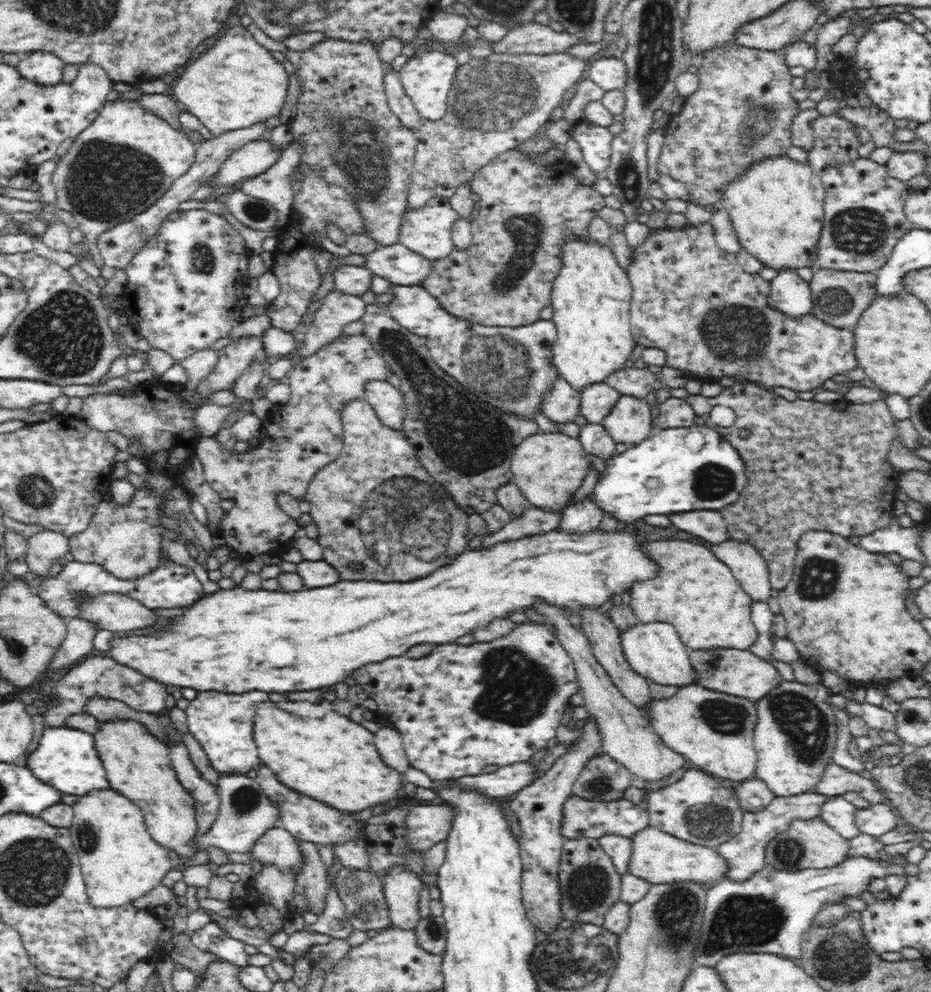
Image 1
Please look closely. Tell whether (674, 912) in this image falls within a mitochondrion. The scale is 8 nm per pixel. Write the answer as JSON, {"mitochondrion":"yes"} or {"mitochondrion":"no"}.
{"mitochondrion":"yes"}

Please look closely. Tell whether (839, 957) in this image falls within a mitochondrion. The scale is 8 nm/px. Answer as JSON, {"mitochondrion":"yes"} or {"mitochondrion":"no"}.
{"mitochondrion":"yes"}

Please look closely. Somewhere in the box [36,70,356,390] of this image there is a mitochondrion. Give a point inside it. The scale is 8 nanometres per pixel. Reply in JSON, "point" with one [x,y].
{"point":[105,181]}

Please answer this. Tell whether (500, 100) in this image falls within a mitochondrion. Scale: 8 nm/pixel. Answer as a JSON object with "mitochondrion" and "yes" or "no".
{"mitochondrion":"yes"}

